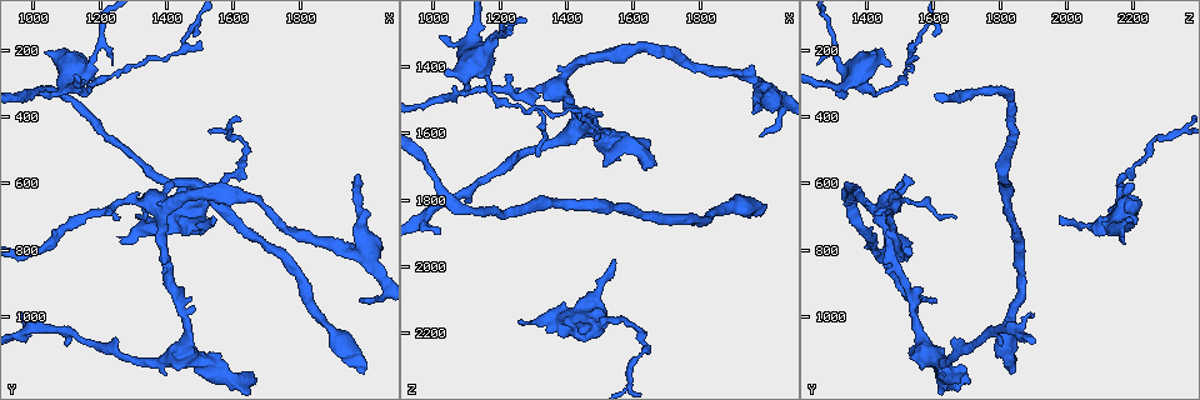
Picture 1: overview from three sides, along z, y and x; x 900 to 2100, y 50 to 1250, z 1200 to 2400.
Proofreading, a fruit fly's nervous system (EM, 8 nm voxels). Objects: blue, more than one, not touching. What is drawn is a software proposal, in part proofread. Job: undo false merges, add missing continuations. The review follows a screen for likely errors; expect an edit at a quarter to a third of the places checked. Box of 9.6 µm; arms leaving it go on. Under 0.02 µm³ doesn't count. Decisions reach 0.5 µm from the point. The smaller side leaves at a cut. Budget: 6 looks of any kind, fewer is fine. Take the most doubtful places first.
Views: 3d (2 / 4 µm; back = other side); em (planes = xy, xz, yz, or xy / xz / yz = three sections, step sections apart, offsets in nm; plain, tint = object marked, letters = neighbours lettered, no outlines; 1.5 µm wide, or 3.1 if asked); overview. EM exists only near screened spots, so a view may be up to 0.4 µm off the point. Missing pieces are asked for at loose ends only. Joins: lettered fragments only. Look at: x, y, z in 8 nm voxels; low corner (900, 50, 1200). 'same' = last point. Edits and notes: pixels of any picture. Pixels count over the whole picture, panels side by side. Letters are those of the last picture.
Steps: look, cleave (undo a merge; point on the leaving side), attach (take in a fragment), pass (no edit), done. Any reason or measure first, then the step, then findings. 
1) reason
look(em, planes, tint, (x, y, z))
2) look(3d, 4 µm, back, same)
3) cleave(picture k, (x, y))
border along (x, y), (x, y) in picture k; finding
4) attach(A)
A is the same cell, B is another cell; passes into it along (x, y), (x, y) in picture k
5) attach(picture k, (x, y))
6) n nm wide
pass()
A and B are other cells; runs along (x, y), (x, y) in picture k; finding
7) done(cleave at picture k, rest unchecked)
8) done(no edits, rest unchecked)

an open end
look(3d, 2 µm, (1660, 1160, 1700))

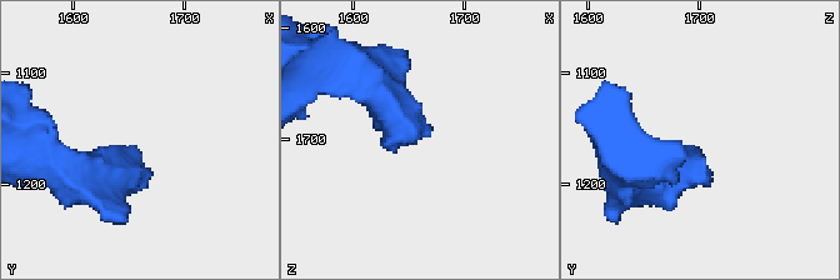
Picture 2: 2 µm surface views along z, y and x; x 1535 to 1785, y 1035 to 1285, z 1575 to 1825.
look(em, planes, letters, (1652, 1164, 1696))

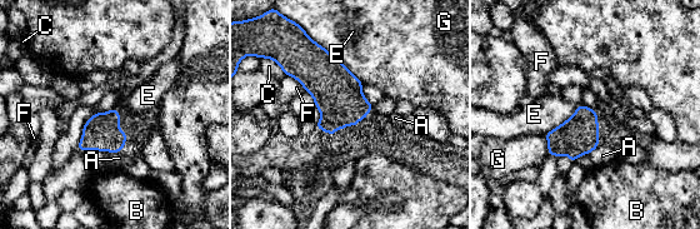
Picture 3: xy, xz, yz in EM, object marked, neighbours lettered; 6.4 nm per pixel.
220 nm wide
pass()
A, B, C, E, F and G are other cells; border along (579, 105), (566, 119), (544, 134) in picture 3; none of them fits

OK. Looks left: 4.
branch stops here
look(em, planes, letters, (1990, 1180, 1840))

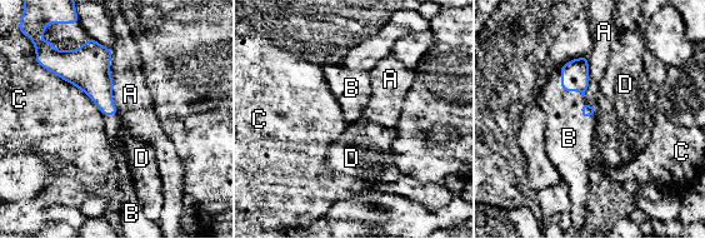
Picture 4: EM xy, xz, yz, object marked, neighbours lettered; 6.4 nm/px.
C touches over 440 nm
attach(B)
B is the same cell, A, C and D are other cells; it goes on there

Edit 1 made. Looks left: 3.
done(attach at picture 4, rest unchecked)

